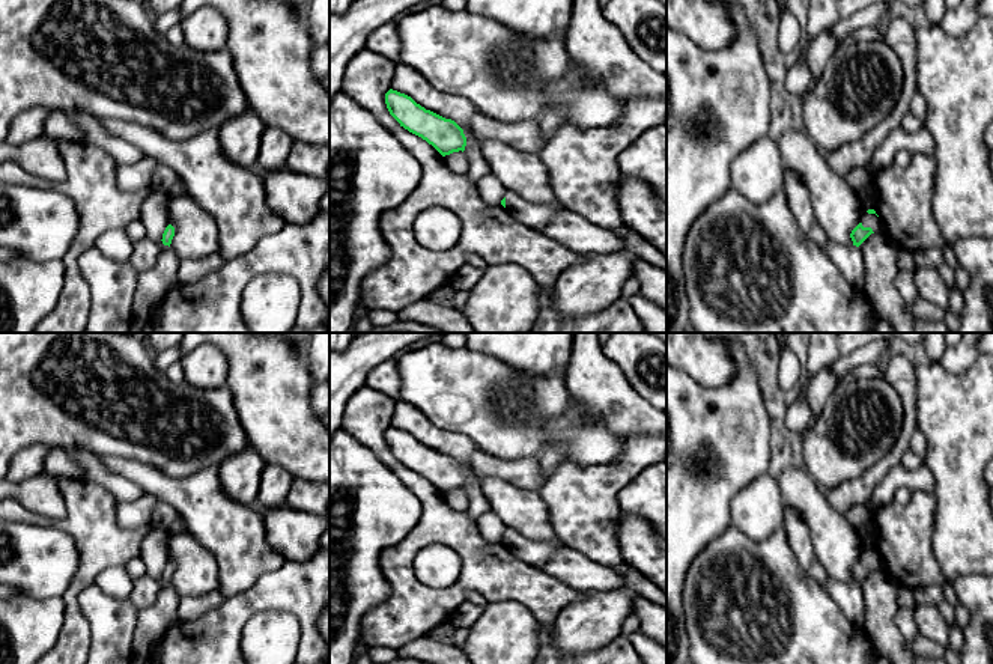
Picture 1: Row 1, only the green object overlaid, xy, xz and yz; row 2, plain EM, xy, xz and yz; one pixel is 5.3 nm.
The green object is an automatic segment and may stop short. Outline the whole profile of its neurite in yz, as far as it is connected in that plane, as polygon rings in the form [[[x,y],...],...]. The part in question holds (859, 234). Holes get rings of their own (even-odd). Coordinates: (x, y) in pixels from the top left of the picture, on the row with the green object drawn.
[[[874,209],[867,211],[867,217],[852,230],[853,245],[859,247],[871,233],[882,232],[882,221]]]

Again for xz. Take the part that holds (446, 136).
[[[393,89],[385,93],[385,104],[400,126],[426,140],[442,157],[465,151],[466,137],[454,120],[426,110],[411,96]]]

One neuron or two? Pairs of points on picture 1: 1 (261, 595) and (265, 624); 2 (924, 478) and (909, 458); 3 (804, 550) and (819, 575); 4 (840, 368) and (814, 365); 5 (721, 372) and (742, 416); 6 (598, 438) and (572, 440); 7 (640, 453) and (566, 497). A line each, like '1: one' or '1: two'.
1: two
2: two
3: one
4: two
5: two
6: one
7: one

